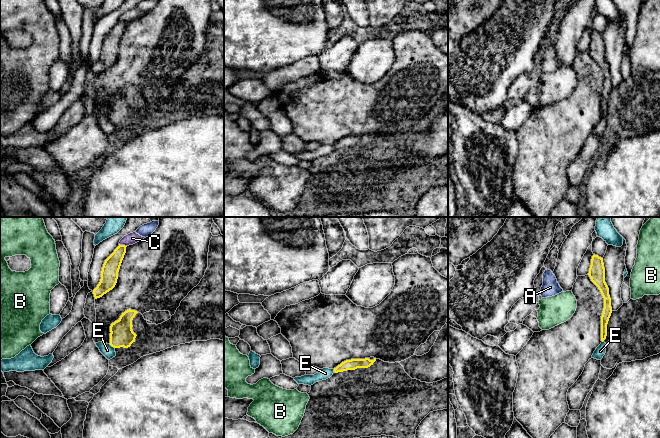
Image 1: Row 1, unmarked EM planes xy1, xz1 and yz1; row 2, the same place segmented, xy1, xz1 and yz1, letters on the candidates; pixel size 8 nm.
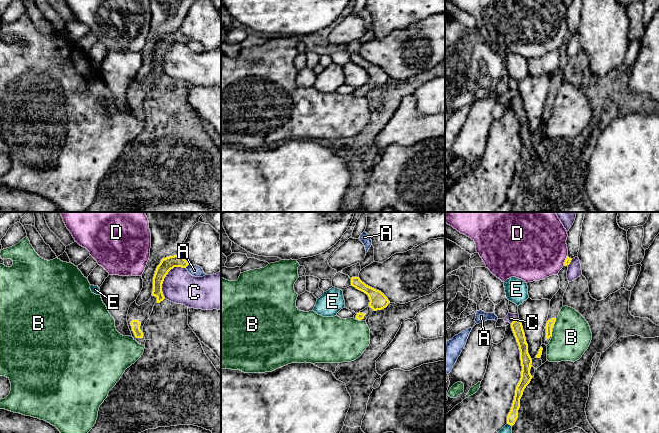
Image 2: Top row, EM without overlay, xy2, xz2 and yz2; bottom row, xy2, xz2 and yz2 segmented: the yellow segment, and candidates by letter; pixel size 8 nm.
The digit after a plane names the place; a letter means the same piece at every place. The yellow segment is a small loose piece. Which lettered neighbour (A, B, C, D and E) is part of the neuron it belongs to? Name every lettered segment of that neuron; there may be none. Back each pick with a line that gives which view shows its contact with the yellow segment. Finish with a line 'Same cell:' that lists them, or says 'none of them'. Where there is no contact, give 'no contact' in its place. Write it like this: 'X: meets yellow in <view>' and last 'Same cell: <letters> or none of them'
Same cell: none of them

